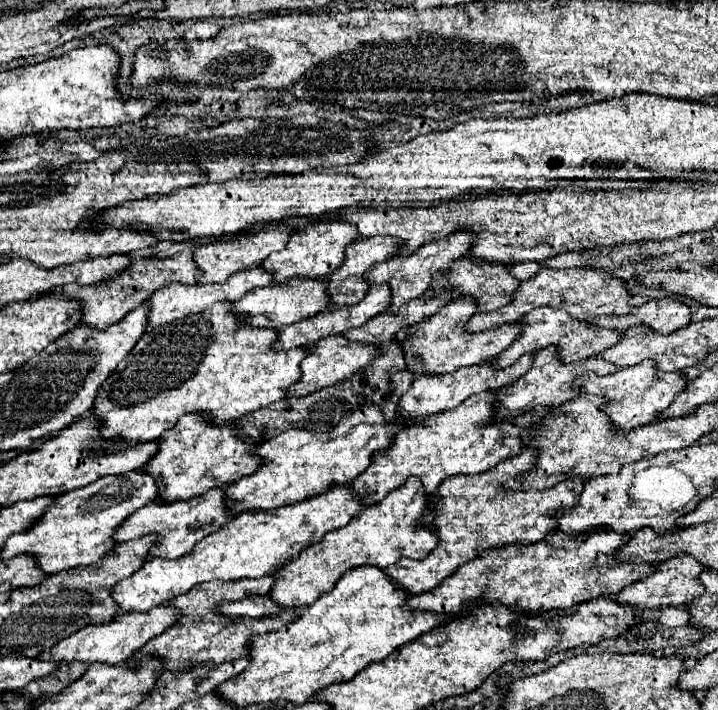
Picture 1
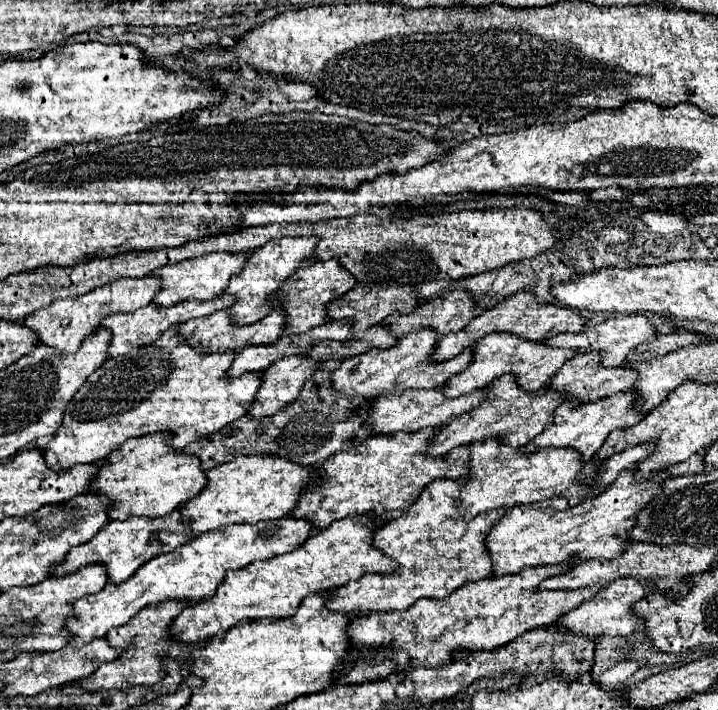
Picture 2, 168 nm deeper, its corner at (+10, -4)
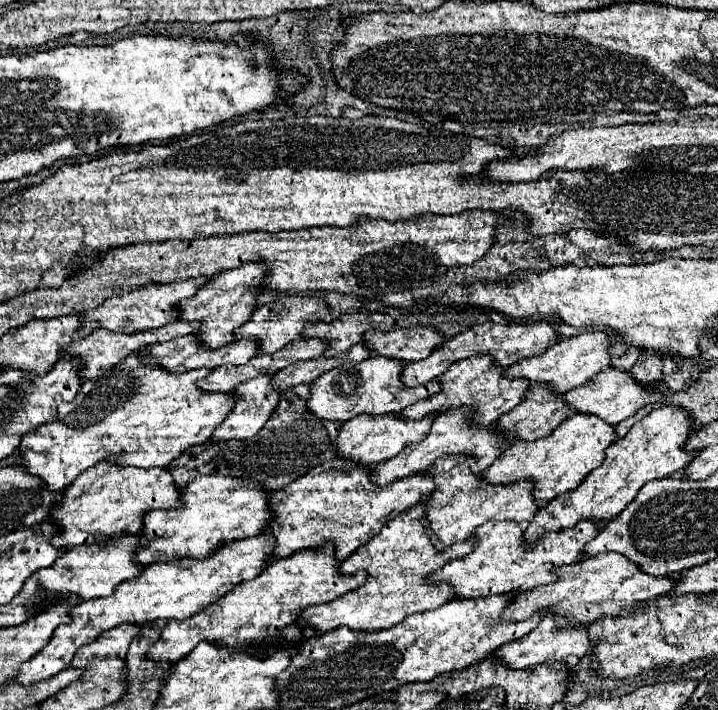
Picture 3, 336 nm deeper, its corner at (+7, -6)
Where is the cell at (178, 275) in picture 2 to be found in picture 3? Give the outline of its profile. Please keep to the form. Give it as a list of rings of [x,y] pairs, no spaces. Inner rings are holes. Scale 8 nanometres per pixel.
[[[203,276],[203,278],[173,282],[173,284],[147,284],[145,288],[133,290],[125,296],[115,296],[113,300],[105,300],[105,304],[101,308],[85,312],[81,316],[81,320],[83,322],[95,320],[95,322],[99,322],[99,328],[121,332],[121,334],[161,328],[173,320],[173,304],[177,304],[177,300],[193,296],[193,292],[197,292],[197,288],[201,288],[201,284],[205,284],[205,280],[209,280],[209,278]]]

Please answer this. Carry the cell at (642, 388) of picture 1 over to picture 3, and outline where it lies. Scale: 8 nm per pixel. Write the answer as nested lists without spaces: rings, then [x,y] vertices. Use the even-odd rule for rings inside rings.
[[[571,416],[561,422],[547,438],[535,442],[517,442],[503,456],[499,456],[481,478],[487,484],[513,484],[517,480],[533,482],[533,502],[537,508],[545,508],[553,498],[563,492],[575,490],[585,476],[597,468],[605,456],[605,448],[613,444],[615,428],[597,420],[597,416]]]

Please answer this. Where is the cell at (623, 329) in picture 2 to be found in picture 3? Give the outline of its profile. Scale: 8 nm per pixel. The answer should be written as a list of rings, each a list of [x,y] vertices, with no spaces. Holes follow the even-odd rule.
[[[585,332],[573,338],[559,340],[555,346],[547,348],[543,354],[533,356],[529,360],[521,360],[521,364],[513,364],[513,368],[505,370],[505,378],[521,378],[529,382],[547,384],[551,392],[565,394],[571,388],[585,384],[591,376],[609,366],[609,338],[605,332]]]

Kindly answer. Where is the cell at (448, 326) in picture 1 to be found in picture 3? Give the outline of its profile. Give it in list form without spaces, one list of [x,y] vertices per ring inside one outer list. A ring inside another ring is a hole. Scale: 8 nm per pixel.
[[[373,356],[363,362],[337,366],[323,376],[319,376],[311,384],[311,396],[307,400],[307,410],[315,414],[321,420],[331,422],[347,422],[353,416],[361,414],[373,414],[373,416],[385,416],[393,412],[401,412],[401,408],[407,408],[419,400],[425,400],[433,394],[437,394],[437,380],[417,386],[417,388],[405,388],[401,384],[401,372],[405,364],[397,364],[393,360],[385,360],[383,356]]]

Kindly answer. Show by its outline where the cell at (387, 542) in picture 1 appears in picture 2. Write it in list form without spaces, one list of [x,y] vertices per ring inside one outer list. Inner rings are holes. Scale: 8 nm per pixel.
[[[374,514],[346,516],[338,522],[332,522],[330,528],[318,530],[294,552],[270,560],[256,560],[242,570],[228,570],[224,582],[218,586],[212,598],[196,602],[176,616],[170,634],[186,644],[204,642],[220,632],[230,630],[242,620],[254,622],[288,618],[298,610],[300,602],[310,592],[344,586],[350,580],[358,580],[366,572],[386,574],[398,570],[398,562],[390,560],[388,554],[372,544],[376,530],[378,526]]]

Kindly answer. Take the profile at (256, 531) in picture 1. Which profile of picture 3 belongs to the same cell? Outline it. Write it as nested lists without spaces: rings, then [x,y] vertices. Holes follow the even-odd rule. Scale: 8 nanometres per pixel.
[[[259,534],[255,538],[245,538],[233,544],[227,544],[225,548],[219,548],[211,558],[205,560],[177,560],[177,562],[155,562],[141,570],[141,574],[133,580],[125,580],[117,584],[115,592],[105,598],[93,598],[89,602],[77,604],[69,616],[69,624],[61,624],[49,644],[41,648],[31,660],[19,666],[19,674],[13,678],[21,686],[31,686],[41,680],[47,680],[55,676],[57,672],[65,670],[75,650],[81,644],[89,644],[89,640],[95,640],[101,632],[111,630],[119,624],[145,624],[149,620],[185,620],[199,612],[201,608],[207,608],[221,596],[225,596],[229,590],[233,590],[237,584],[259,576],[259,572],[267,566],[265,560],[265,534]]]

